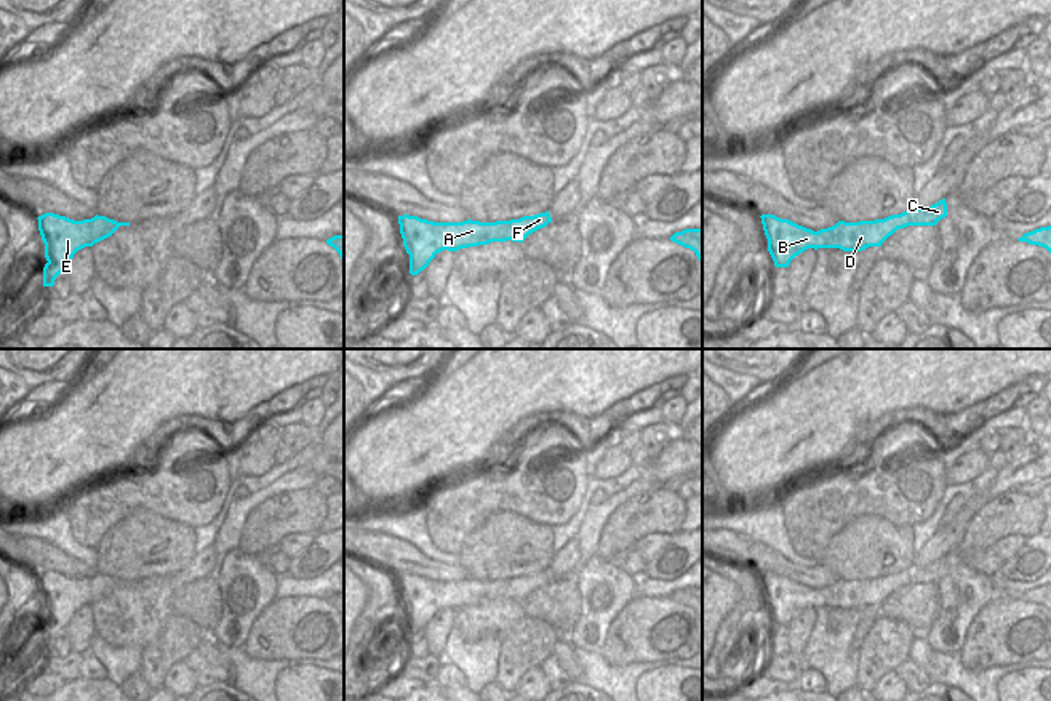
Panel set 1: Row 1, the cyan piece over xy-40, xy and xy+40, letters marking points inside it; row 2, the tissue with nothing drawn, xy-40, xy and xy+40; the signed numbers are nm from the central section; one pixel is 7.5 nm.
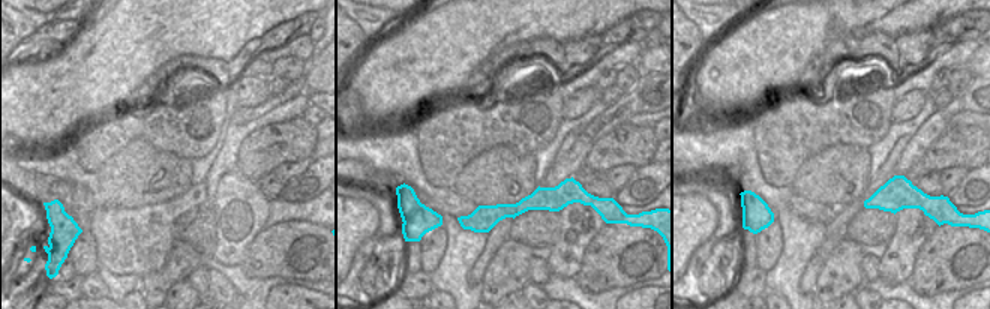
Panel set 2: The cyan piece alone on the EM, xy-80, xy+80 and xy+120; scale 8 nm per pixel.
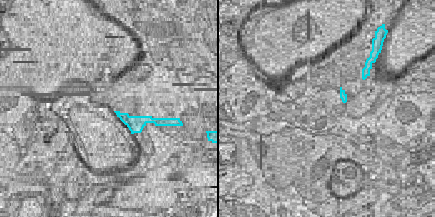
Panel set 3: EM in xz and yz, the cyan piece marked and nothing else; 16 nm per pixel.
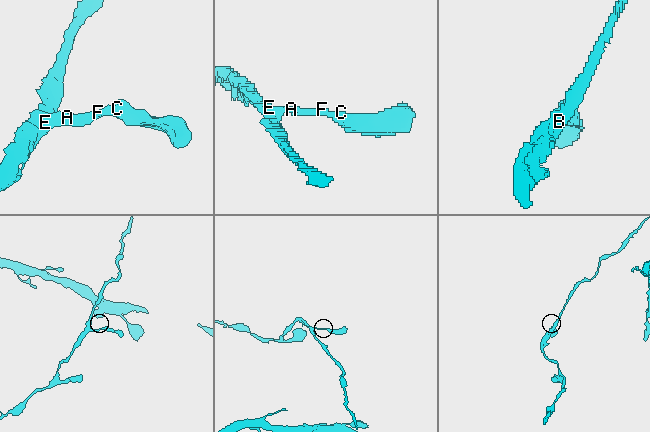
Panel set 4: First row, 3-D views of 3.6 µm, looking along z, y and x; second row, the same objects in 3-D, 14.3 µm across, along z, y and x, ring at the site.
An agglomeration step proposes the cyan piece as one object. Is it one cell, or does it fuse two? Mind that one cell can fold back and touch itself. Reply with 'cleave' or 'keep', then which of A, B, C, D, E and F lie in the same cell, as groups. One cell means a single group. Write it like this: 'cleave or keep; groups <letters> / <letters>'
keep; groups A B C D E F

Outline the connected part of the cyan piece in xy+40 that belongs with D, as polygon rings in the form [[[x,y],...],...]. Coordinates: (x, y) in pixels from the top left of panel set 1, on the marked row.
[[[942,198],[928,208],[915,205],[901,214],[875,221],[838,221],[835,226],[817,232],[774,214],[761,214],[760,218],[774,266],[789,267],[790,261],[808,248],[862,251],[869,246],[881,246],[897,229],[907,226],[936,226],[945,216],[947,203]]]

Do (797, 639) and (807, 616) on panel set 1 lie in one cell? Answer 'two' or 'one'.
one

